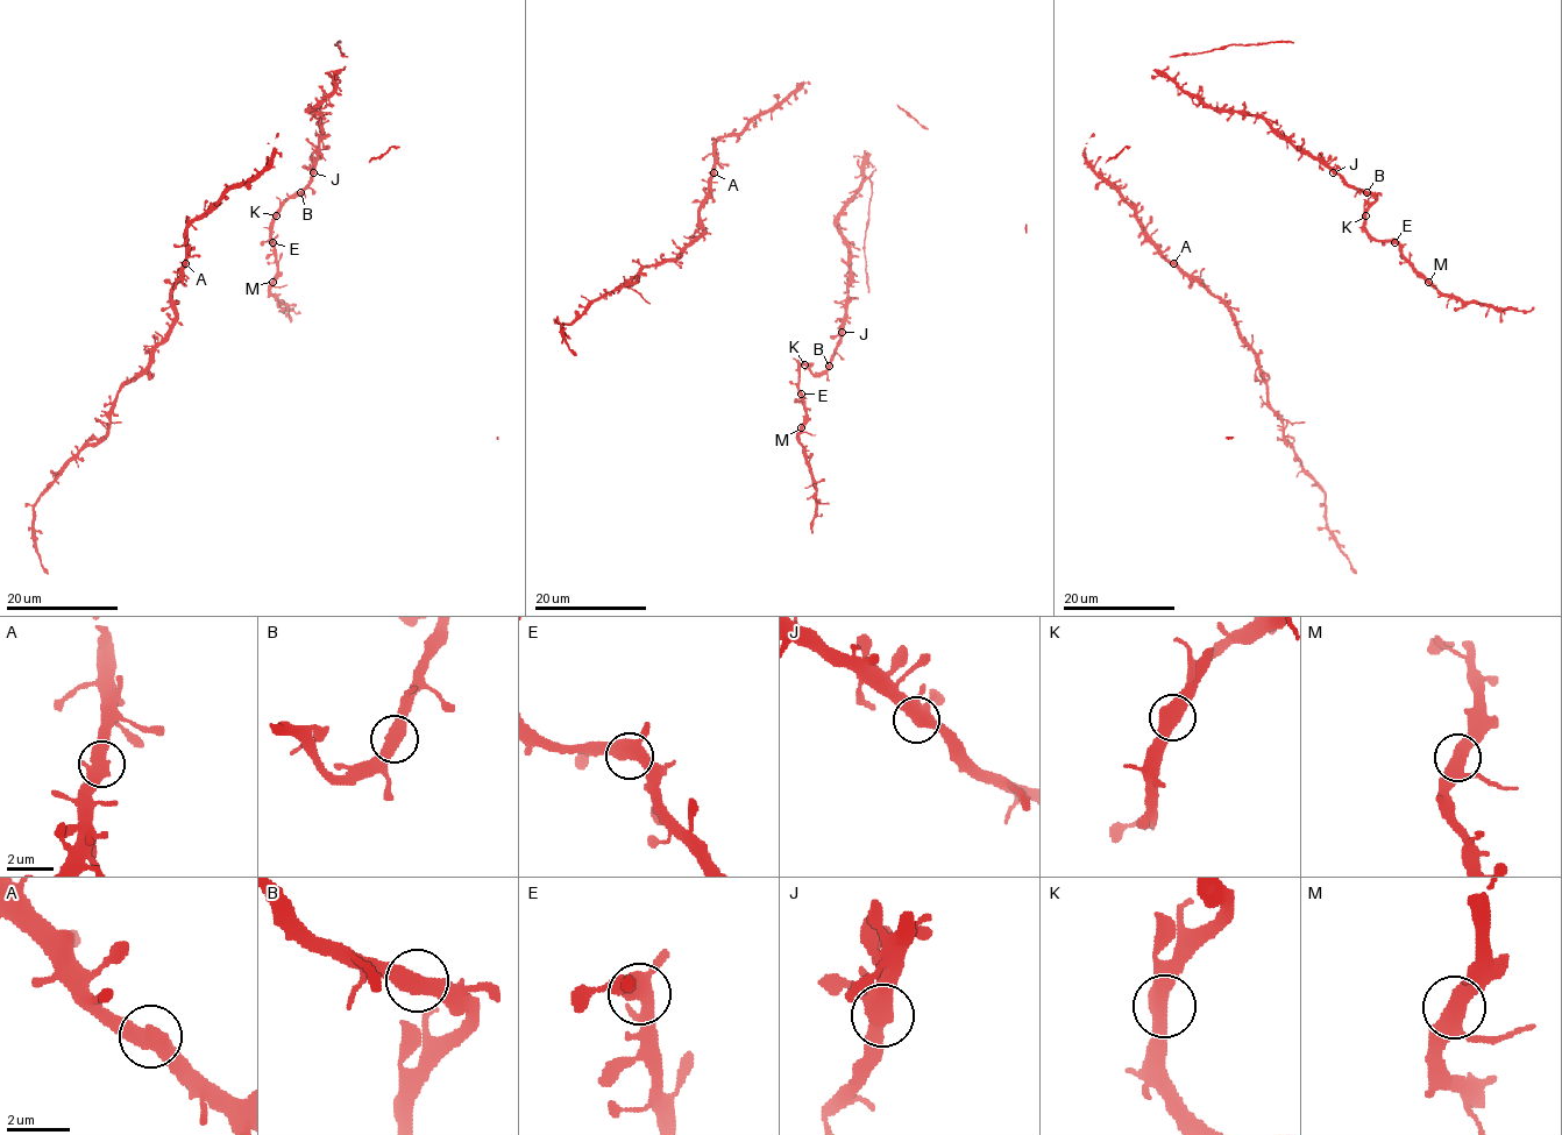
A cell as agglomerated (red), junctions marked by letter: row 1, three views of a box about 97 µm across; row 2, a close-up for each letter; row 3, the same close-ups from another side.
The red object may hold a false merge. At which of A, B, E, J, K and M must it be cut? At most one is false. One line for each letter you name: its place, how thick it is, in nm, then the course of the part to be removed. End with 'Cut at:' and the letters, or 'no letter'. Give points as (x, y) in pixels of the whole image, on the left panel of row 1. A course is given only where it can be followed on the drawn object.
Cut at: no letter

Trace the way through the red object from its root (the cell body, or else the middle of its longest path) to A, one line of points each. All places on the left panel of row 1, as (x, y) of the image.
A: (277, 136), (269, 143), (272, 147), (272, 158), (251, 178), (232, 186), (187, 228), (185, 263)

